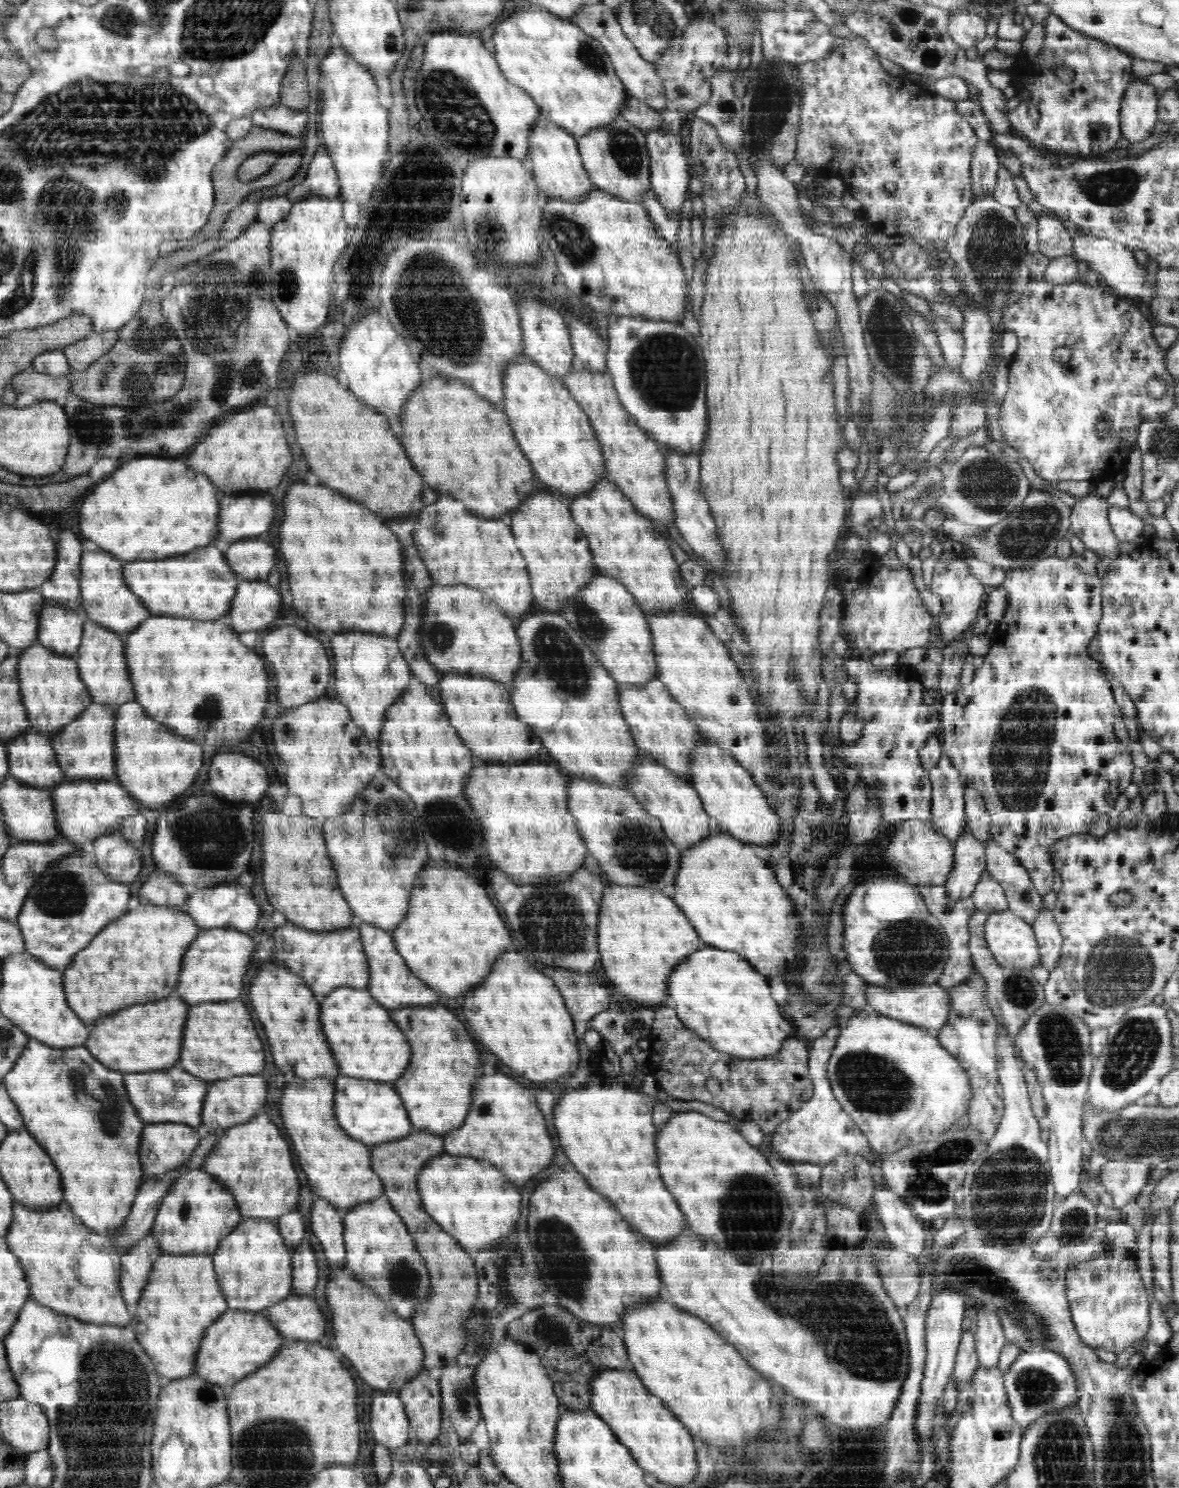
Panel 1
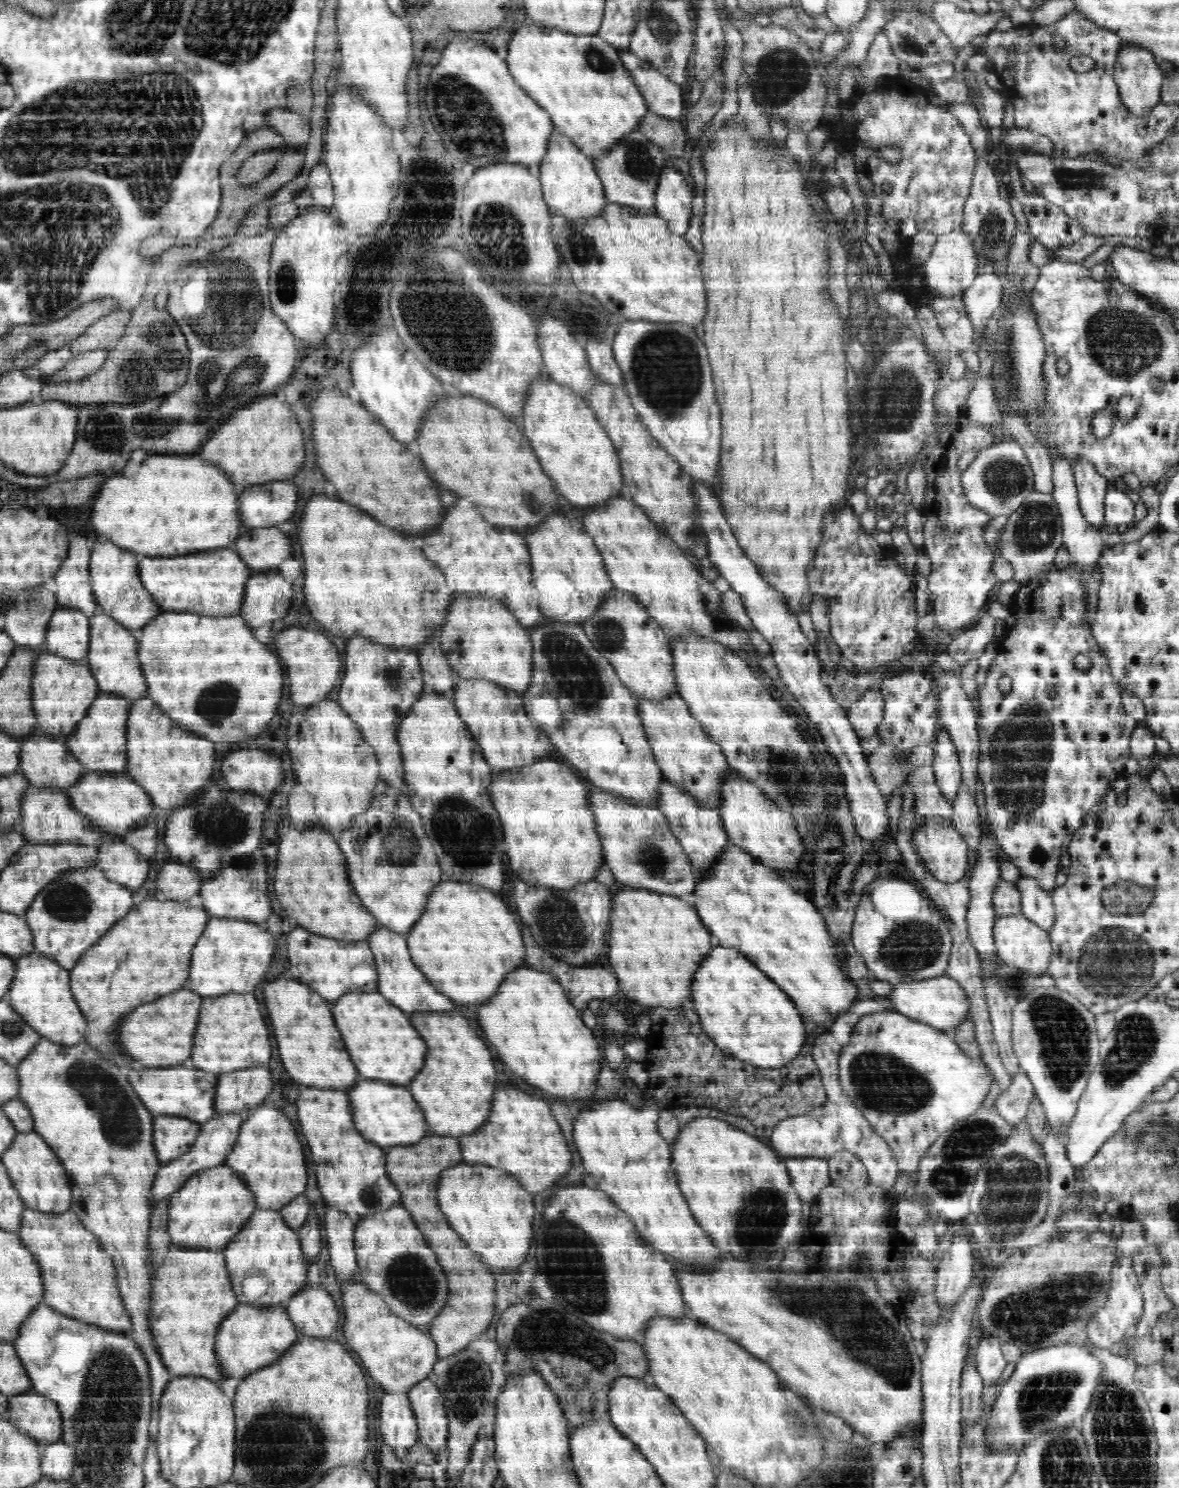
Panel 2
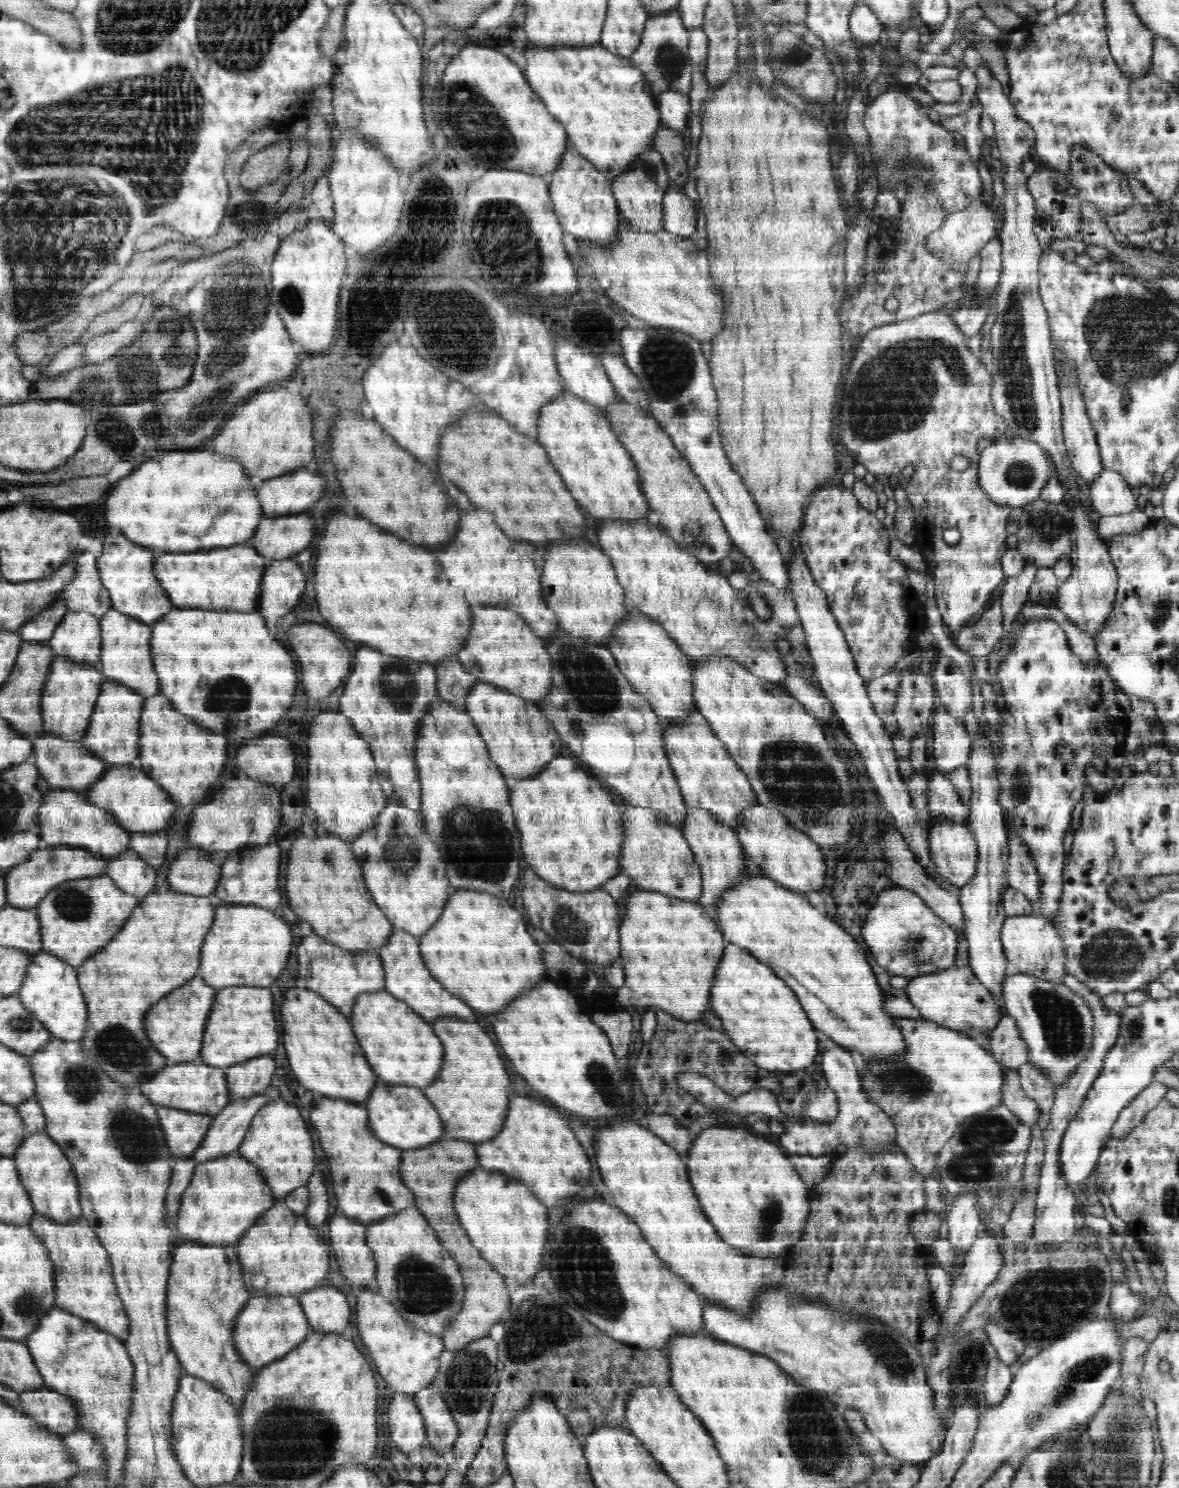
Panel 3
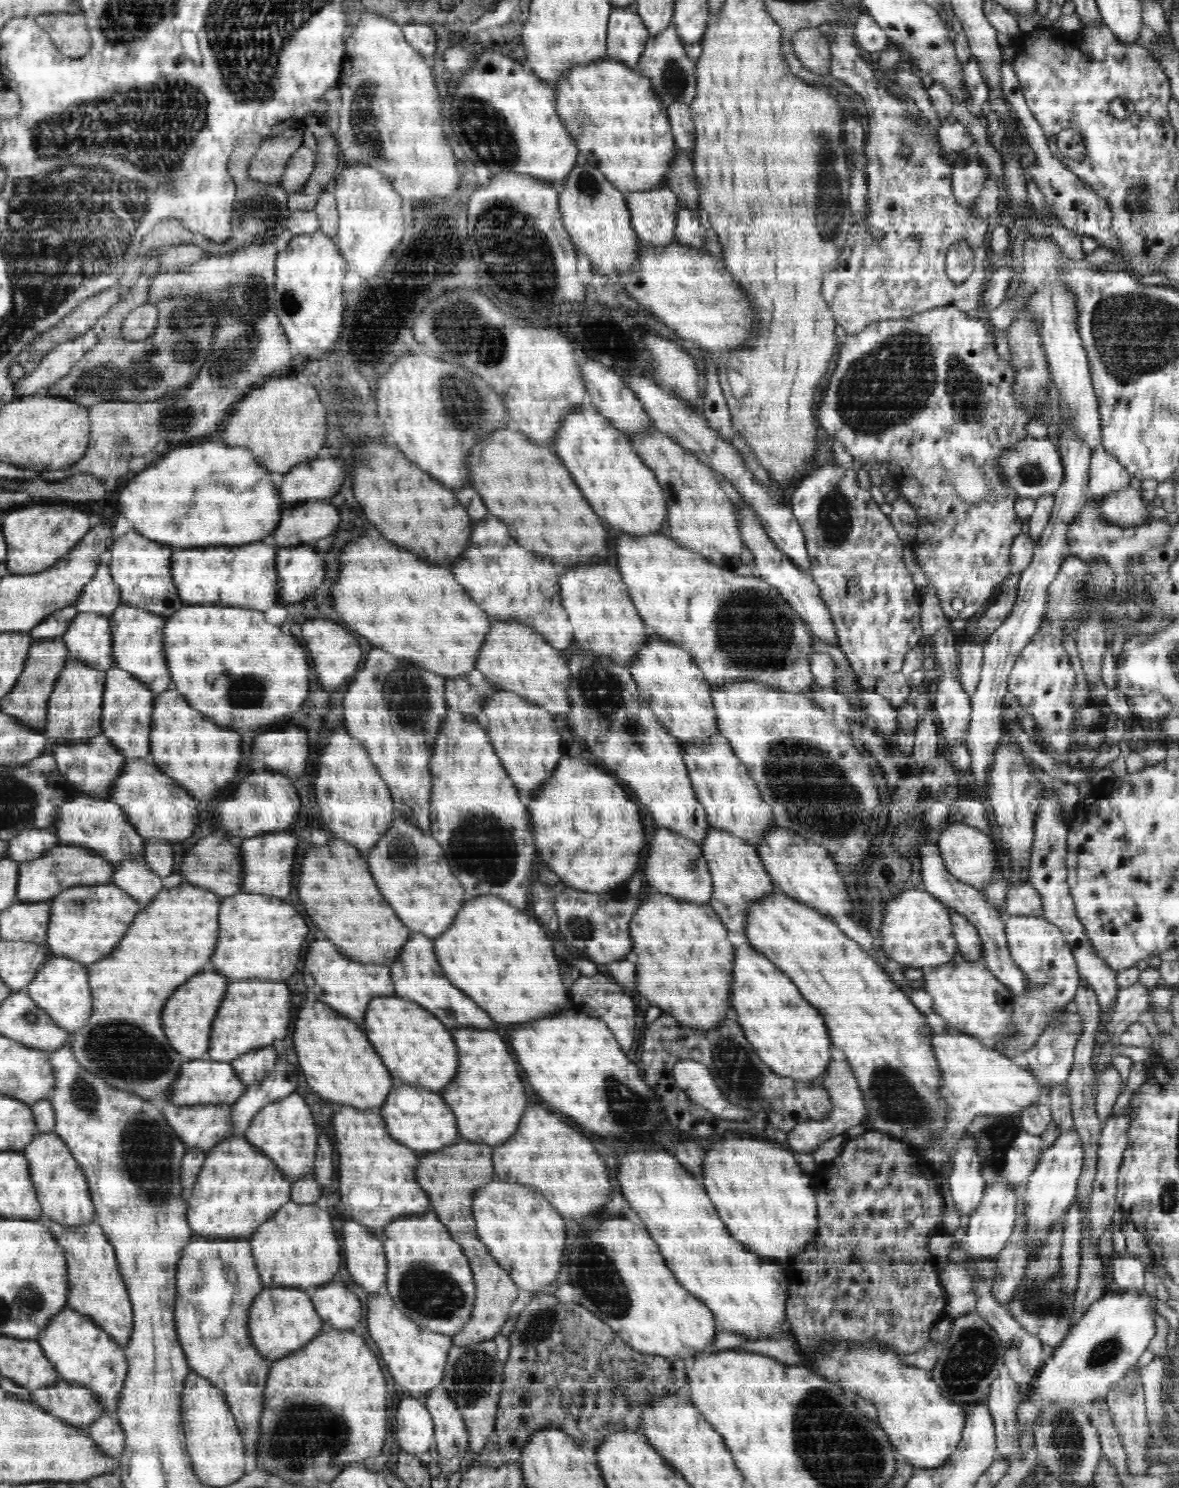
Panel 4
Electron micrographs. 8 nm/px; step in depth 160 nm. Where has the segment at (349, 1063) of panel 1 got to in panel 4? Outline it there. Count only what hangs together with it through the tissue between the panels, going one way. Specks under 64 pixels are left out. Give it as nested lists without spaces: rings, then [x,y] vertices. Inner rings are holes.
[[[398,996],[374,998],[369,1002],[361,1027],[386,1068],[390,1068],[390,1074],[402,1084],[418,1084],[440,1092],[454,1078],[458,1068],[456,1044],[444,1024],[421,1005]]]

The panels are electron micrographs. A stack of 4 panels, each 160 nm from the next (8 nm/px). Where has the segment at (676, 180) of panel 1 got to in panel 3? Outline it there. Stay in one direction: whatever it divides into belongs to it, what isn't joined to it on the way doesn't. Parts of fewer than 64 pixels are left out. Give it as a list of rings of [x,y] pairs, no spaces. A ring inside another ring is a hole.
[[[670,184],[662,207],[665,210],[663,229],[686,239],[694,235],[697,231],[698,212],[695,202],[684,191]]]

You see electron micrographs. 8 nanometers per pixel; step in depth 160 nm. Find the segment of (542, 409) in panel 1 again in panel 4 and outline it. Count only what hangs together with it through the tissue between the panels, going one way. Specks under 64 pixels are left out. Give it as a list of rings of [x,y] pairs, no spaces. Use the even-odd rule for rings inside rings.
[[[589,404],[577,411],[570,411],[564,418],[556,438],[552,440],[551,447],[555,455],[569,469],[573,481],[582,488],[582,495],[589,501],[593,511],[606,520],[609,527],[620,528],[622,532],[630,535],[650,535],[658,533],[667,517],[665,493],[657,481],[655,472],[645,465],[645,461],[638,456],[636,449],[629,441],[628,434],[618,430],[600,411]]]

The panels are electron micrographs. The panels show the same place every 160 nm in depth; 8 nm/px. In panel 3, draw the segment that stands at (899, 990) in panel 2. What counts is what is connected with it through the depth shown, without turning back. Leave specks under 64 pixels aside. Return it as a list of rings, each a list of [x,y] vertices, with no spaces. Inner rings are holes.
[[[952,966],[942,971],[909,979],[904,987],[907,998],[918,1008],[925,1021],[935,1022],[944,1028],[954,1029],[969,1037],[994,1030],[999,1023],[1002,1005],[997,1004],[992,992],[977,979],[970,966]]]

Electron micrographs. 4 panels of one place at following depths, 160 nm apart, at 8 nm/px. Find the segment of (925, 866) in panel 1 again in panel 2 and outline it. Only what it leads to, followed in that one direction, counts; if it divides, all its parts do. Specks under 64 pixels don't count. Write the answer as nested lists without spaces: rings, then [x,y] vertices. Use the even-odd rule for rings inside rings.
[[[926,818],[926,822],[914,831],[911,843],[915,851],[920,855],[924,866],[932,873],[932,876],[944,883],[958,882],[965,875],[969,866],[970,854],[969,845],[965,837],[958,830],[954,829],[950,822]]]

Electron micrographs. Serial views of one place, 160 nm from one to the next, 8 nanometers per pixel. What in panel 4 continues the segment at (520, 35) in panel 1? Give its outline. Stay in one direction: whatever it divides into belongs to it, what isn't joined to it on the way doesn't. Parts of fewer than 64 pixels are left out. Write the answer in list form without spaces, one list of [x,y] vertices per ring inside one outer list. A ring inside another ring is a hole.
[[[606,57],[600,62],[574,67],[561,76],[553,89],[557,115],[562,119],[568,134],[576,141],[581,161],[596,167],[625,195],[657,190],[666,186],[669,168],[676,155],[676,144],[671,133],[667,107],[658,98],[648,77]]]

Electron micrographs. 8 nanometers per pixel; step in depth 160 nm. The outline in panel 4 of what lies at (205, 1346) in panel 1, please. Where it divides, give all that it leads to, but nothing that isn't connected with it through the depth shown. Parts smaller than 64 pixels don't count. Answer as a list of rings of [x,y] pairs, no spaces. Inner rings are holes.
[[[278,1287],[265,1288],[254,1298],[248,1319],[249,1337],[253,1341],[253,1347],[271,1362],[301,1349],[325,1328],[314,1308],[310,1292]]]

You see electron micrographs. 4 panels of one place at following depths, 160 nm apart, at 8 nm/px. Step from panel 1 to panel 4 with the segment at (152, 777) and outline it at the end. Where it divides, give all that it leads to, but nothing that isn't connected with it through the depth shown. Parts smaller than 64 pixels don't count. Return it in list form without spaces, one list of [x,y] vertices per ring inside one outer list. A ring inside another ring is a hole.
[[[170,688],[158,693],[154,699],[154,712],[150,736],[149,761],[205,804],[212,802],[216,790],[224,788],[238,772],[240,764],[240,736],[232,728],[224,728],[204,717],[189,701]]]

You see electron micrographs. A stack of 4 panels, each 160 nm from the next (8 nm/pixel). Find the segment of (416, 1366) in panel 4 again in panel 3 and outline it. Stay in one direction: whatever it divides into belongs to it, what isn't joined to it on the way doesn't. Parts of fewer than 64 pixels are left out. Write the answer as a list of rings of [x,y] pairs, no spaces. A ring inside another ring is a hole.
[[[373,1287],[363,1288],[356,1300],[356,1326],[362,1344],[370,1352],[378,1374],[396,1393],[413,1396],[426,1388],[437,1377],[438,1358],[444,1352],[444,1343],[440,1335],[426,1332],[407,1321],[385,1297]]]

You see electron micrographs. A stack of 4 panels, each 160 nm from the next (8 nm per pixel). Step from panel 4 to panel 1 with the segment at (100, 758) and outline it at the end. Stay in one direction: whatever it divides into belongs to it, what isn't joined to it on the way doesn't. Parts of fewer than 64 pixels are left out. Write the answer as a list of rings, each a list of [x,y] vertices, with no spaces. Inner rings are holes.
[[[28,734],[9,744],[9,774],[20,783],[52,789],[65,782],[53,742],[45,735]]]

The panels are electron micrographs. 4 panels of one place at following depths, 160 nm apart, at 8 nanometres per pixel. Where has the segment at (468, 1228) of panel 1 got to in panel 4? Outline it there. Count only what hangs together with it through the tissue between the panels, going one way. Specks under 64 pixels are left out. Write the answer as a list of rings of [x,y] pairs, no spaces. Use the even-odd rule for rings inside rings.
[[[494,1178],[490,1184],[482,1187],[473,1198],[474,1223],[479,1239],[487,1246],[489,1253],[506,1269],[521,1291],[544,1290],[556,1276],[560,1276],[562,1254],[566,1240],[566,1222],[549,1200],[532,1187],[510,1184]]]

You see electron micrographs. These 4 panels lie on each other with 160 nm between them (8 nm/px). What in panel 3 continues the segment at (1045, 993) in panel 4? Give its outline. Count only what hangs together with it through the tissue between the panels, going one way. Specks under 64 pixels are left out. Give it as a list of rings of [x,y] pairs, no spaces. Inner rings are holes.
[[[1032,912],[1029,915],[1006,917],[1001,928],[1000,936],[1003,951],[1011,970],[1018,973],[1031,974],[1036,978],[1047,980],[1054,984],[1062,983],[1061,978],[1068,974],[1066,960],[1069,958],[1066,956],[1061,935],[1057,932],[1053,923],[1044,915]],[[1004,1014],[1004,1017],[1000,1018],[999,1023],[990,1034],[988,1044],[990,1052],[1008,1069],[1016,1070],[1027,1063],[1028,1044],[1022,1040],[1021,1032],[1009,1014]]]

